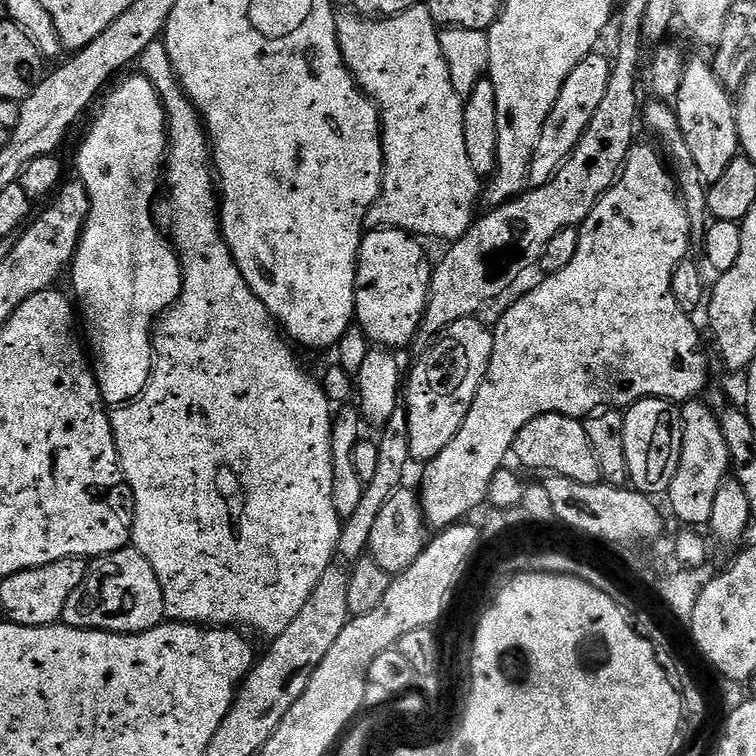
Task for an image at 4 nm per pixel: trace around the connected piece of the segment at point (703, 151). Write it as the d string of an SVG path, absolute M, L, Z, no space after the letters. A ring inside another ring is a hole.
M689 59L684 66L682 86L674 101L678 126L686 146L690 146L690 158L698 166L698 174L705 186L711 186L726 174L726 166L741 155L740 135L736 121L736 100L733 93L716 77L716 69L704 60Z

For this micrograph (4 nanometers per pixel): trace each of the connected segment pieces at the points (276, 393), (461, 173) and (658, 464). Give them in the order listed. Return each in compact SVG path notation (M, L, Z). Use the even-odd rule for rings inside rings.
M162 42L146 46L146 50L140 55L138 68L156 87L156 92L164 103L168 126L166 196L168 192L168 204L172 207L170 240L180 258L180 269L184 271L184 277L179 300L156 322L152 334L152 377L146 390L131 404L113 407L110 412L112 433L120 455L120 469L124 471L124 482L131 490L134 501L130 544L144 555L146 562L150 562L162 586L164 614L169 621L201 626L239 626L244 630L253 628L267 638L275 638L282 634L282 630L286 630L286 626L290 626L290 622L294 622L294 618L298 618L302 606L306 606L306 598L314 594L314 586L318 586L318 578L322 578L326 566L330 566L330 558L334 558L334 550L338 546L342 518L334 506L334 466L330 450L334 408L323 387L317 381L315 384L304 373L303 366L288 349L289 341L274 327L271 314L256 297L254 290L250 290L246 278L242 278L242 270L238 270L226 246L220 232L218 188L214 183L208 134L196 108L188 101L188 95L180 89L180 82L176 79L176 72L166 54L166 46Z
M417 6L400 13L398 16L386 16L383 18L365 18L359 14L344 14L337 19L336 37L340 43L340 53L344 56L344 64L351 70L353 78L359 84L371 100L378 105L380 110L380 142L384 145L384 181L380 187L380 196L374 202L374 206L368 211L366 221L369 229L400 228L404 232L410 232L417 238L433 236L436 240L451 242L457 240L462 234L468 232L472 225L476 212L476 200L482 196L482 180L477 176L474 166L470 166L470 154L466 154L466 134L464 133L464 100L460 98L458 91L451 84L450 68L446 58L443 57L442 46L439 45L439 34L436 19L430 14L426 6Z
M640 400L624 412L626 422L626 466L631 487L653 498L667 493L678 470L684 421L677 405L670 400Z

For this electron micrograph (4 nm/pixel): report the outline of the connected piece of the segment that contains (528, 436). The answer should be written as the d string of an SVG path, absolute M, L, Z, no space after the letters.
M551 412L534 418L534 422L522 426L518 434L514 460L515 456L521 469L533 468L536 472L544 472L543 474L574 478L574 482L579 484L601 483L598 462L594 459L594 450L590 450L590 438L586 438L584 425L575 416Z

